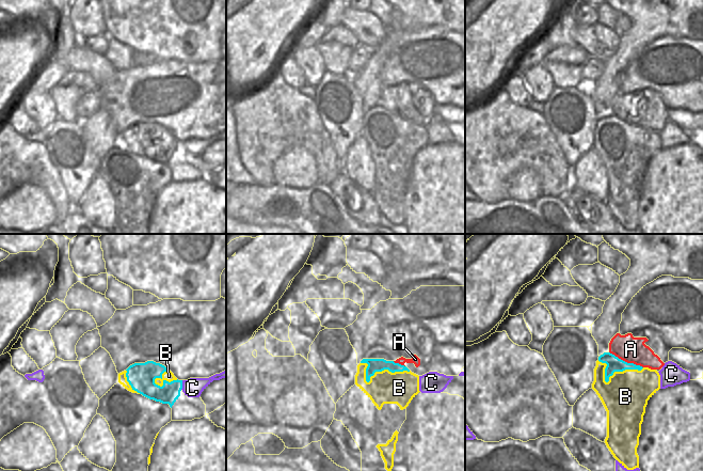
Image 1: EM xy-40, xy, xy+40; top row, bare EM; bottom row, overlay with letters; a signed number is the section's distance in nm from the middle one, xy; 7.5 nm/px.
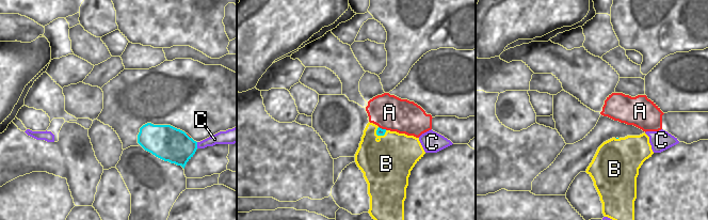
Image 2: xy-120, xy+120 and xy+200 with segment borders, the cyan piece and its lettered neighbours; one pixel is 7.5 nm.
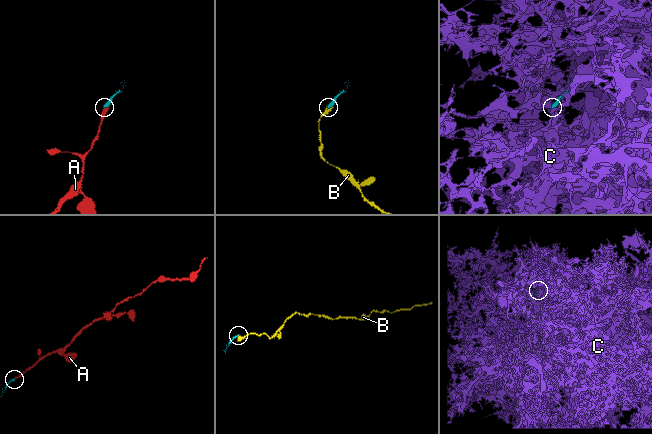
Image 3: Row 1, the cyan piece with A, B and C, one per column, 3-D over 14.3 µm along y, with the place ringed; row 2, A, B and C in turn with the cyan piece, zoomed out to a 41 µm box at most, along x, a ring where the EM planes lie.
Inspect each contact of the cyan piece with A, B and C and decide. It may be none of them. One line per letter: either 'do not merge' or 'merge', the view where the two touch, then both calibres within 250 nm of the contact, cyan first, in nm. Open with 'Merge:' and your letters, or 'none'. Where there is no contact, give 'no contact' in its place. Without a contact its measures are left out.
Merge: A
A: merge; contact in xy+40; calibres 110 and 200 nm
B: do not merge; contact in xy; calibres 100 and 240 nm
C: do not merge; contact in xy-40; calibres 150 and 140 nm

